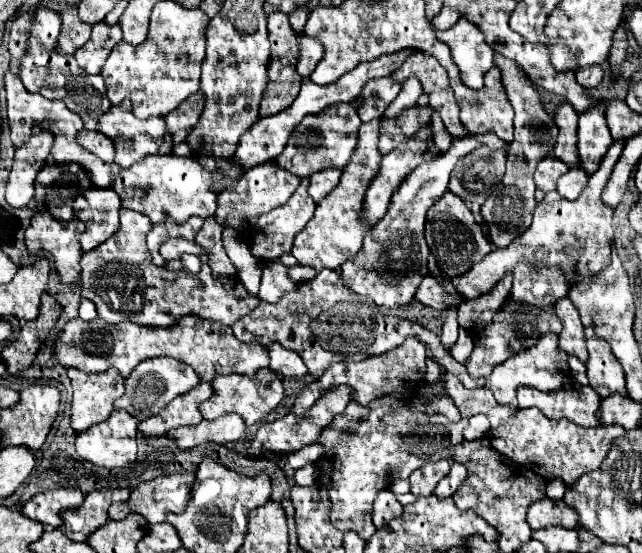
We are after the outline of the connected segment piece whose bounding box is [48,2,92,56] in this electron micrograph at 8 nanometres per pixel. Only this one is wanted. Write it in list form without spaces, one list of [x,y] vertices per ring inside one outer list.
[[[48,4],[50,10],[56,10],[62,16],[62,25],[58,42],[54,52],[68,56],[74,54],[78,48],[82,48],[90,39],[92,26],[82,22],[78,16],[78,10],[70,4]]]

